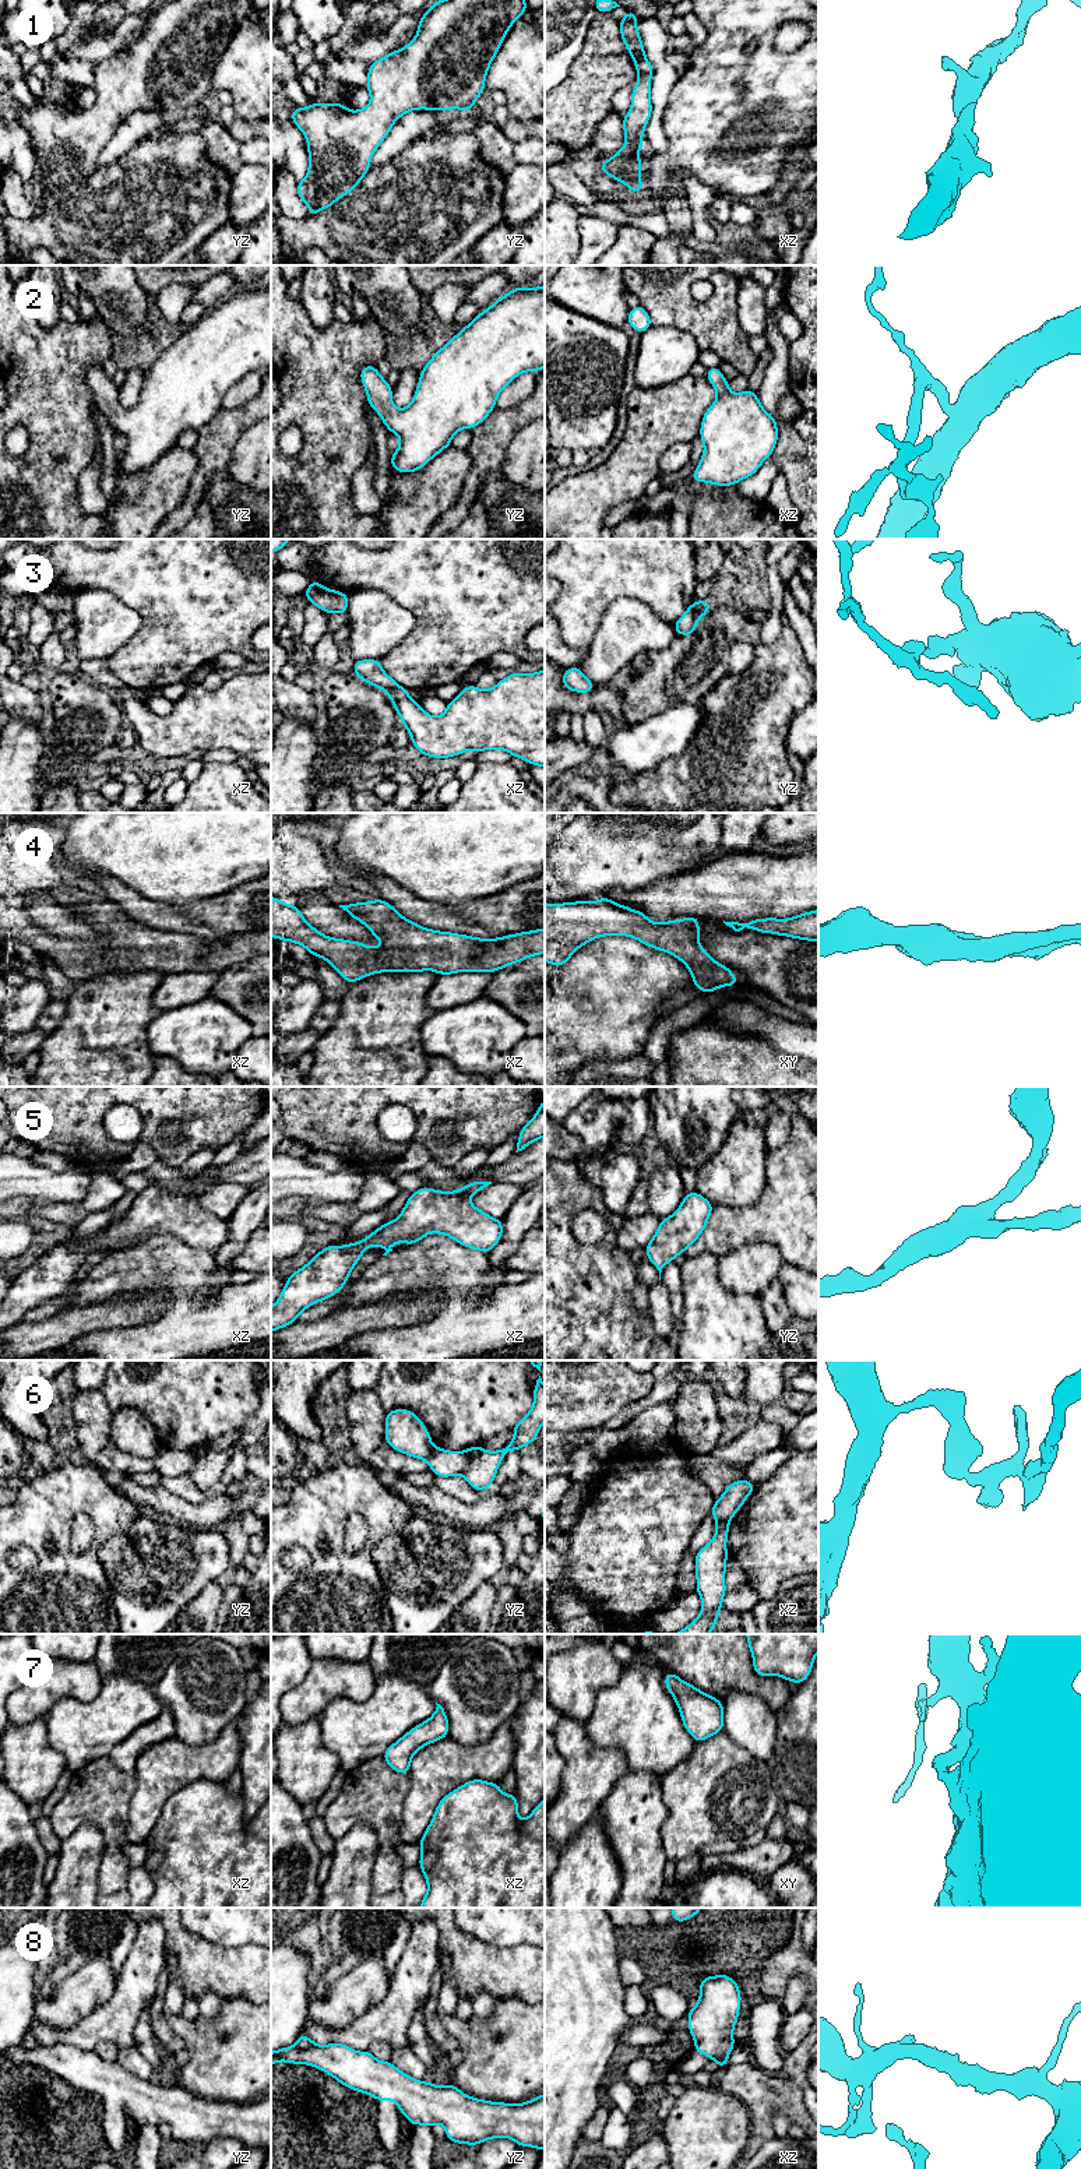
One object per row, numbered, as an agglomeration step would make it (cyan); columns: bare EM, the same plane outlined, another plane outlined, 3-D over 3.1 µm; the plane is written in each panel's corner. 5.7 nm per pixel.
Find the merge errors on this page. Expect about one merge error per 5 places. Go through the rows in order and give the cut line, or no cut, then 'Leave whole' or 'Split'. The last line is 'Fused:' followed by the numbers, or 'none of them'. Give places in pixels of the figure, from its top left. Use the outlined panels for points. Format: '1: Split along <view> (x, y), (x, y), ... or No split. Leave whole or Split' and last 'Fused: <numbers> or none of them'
1: No split. Leave whole
2: No split. Leave whole
3: Split along yz (692, 605), (699, 618). Split
4: No split. Leave whole
5: No split. Leave whole
6: Split along yz (435, 1447), (426, 1458). Split
7: No split. Leave whole
8: No split. Leave whole
Fused: 3, 6

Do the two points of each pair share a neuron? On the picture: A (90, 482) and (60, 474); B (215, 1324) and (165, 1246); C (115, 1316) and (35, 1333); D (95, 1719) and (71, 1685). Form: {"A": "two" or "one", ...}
{"A": "two", "B": "one", "C": "one", "D": "two"}

